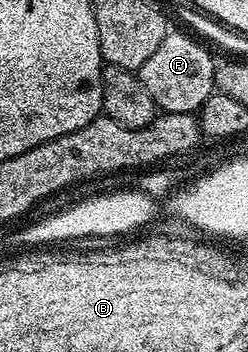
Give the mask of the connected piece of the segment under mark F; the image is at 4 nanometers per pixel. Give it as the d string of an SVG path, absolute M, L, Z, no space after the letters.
M170 31L163 42L159 42L155 54L151 54L151 58L147 58L139 70L142 85L161 112L196 113L215 92L213 78L216 67L213 56L200 39L189 36Z

